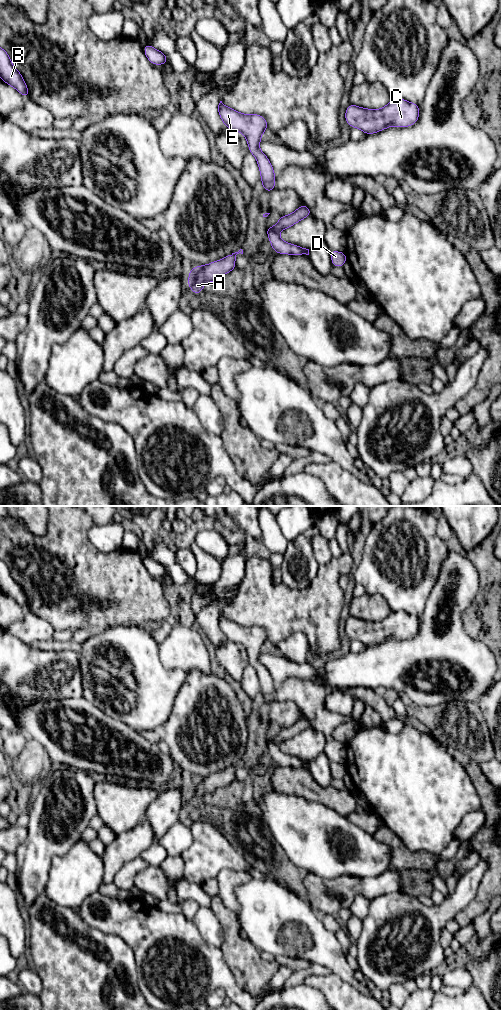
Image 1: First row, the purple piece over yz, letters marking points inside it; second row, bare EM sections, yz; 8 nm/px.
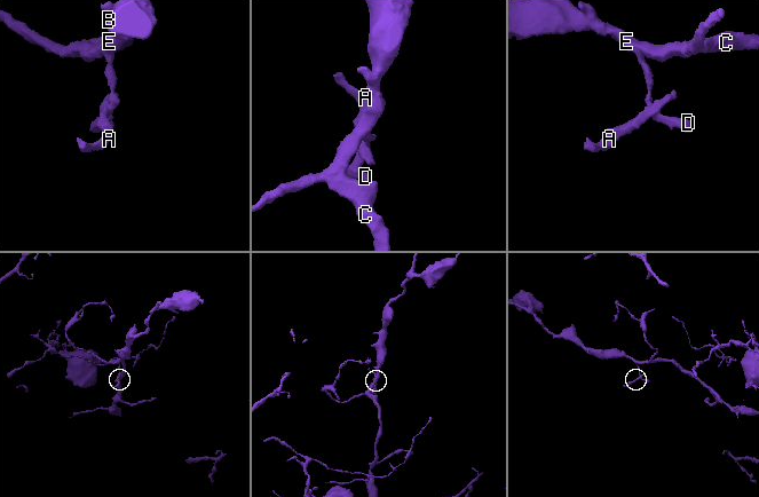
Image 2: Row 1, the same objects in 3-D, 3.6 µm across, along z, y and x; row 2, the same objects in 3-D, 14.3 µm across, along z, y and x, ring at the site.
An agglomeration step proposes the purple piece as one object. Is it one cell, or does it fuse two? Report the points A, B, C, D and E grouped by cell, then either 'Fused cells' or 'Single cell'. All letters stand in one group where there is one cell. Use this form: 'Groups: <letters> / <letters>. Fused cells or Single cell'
Groups: A / B C D E. Fused cells

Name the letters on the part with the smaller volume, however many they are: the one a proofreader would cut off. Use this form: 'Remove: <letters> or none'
Remove: A

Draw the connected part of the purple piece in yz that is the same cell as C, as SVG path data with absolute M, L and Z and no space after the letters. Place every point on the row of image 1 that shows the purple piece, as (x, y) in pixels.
M401 98L391 100L378 110L350 104L345 112L345 120L350 127L359 128L368 135L390 126L399 128L411 126L418 121L419 114L419 105Z

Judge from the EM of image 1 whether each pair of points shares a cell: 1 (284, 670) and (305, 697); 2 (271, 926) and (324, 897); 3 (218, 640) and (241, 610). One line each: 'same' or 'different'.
1: different
2: different
3: different

